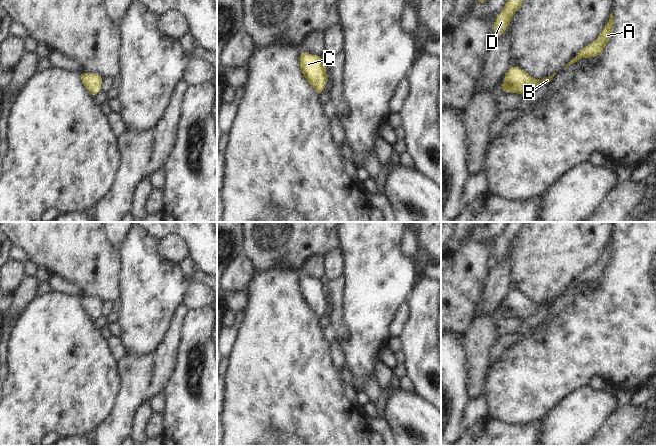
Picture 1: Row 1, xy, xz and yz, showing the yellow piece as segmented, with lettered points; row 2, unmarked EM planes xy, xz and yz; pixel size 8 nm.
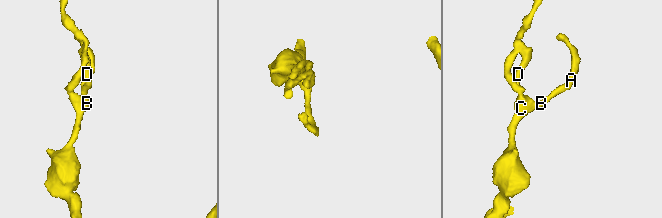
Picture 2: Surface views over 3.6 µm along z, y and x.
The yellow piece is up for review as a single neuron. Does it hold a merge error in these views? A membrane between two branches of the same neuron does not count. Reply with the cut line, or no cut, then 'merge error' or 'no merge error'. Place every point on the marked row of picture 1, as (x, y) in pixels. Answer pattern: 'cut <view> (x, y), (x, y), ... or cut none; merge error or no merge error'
cut none; no merge error

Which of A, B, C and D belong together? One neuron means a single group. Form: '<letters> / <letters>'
A B C D

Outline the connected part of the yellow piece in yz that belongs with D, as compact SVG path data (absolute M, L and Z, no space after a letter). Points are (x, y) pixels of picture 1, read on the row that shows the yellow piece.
M507 0L504 9L494 21L493 31L496 34L497 38L499 38L508 29L511 18L521 7L523 1L524 0Z

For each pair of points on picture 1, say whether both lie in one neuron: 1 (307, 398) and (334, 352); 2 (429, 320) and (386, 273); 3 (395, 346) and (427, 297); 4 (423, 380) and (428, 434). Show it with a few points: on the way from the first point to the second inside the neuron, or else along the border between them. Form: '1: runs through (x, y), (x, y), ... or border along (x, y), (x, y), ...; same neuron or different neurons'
1: border along (328, 344), (329, 359), (340, 374); different neurons
2: border along (415, 283), (406, 300); different neurons
3: border along (398, 337), (401, 343), (401, 350); different neurons
4: border along (414, 394), (430, 404); different neurons

